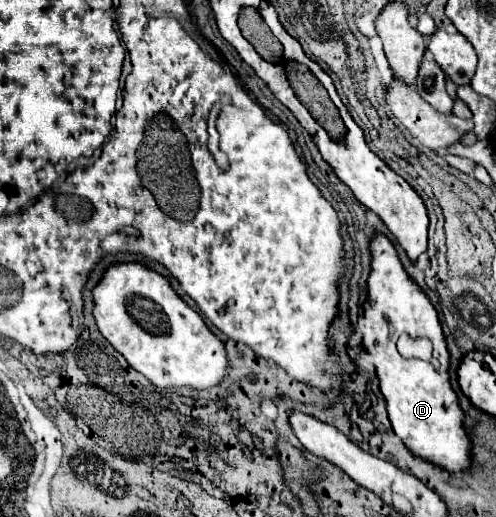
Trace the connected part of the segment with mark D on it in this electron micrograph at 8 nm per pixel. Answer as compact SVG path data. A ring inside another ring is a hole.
M377 235L371 241L371 253L373 271L367 279L369 297L361 331L363 345L381 381L381 393L387 401L393 431L417 457L425 457L441 465L441 469L465 469L465 465L469 465L469 435L465 433L465 415L459 407L459 397L449 381L449 351L437 311L429 297L409 279L387 237ZM401 333L407 333L411 339L427 337L433 343L433 357L441 363L441 369L435 371L427 361L403 359L395 347Z

